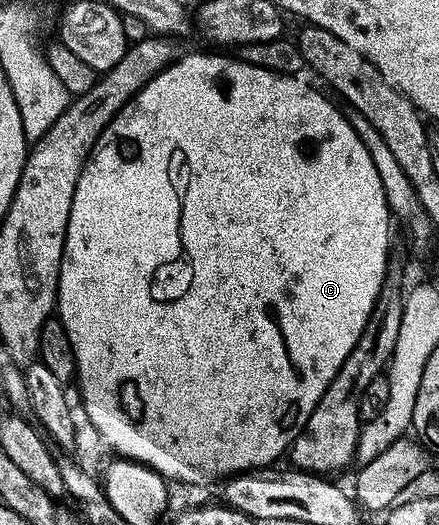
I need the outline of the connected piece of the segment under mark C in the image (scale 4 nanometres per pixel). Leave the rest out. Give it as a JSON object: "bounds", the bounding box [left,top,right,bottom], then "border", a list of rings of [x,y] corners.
{"bounds":[58,52,394,486],"border":[[[212,52],[212,53],[216,53],[216,54],[192,54],[192,55],[190,55],[190,56],[189,56],[189,58],[187,58],[187,56],[184,56],[184,57],[181,57],[181,58],[180,58],[180,59],[179,59],[179,60],[178,60],[178,61],[177,61],[177,62],[176,62],[176,63],[175,63],[175,64],[173,64],[173,66],[171,66],[171,67],[170,67],[170,68],[166,68],[166,69],[165,69],[165,70],[163,70],[163,71],[162,71],[162,72],[161,72],[161,73],[160,73],[160,74],[159,74],[159,75],[158,75],[158,77],[156,77],[156,78],[151,78],[151,79],[150,79],[150,80],[149,80],[149,81],[148,81],[148,85],[147,85],[147,86],[145,86],[145,87],[144,87],[144,90],[143,90],[143,91],[142,91],[142,93],[141,93],[141,94],[137,94],[137,95],[136,95],[136,97],[135,97],[135,98],[133,98],[133,99],[132,99],[132,101],[131,101],[131,102],[129,102],[129,103],[128,103],[128,105],[127,105],[127,106],[125,106],[125,107],[124,107],[124,110],[123,110],[123,112],[121,112],[121,114],[120,114],[120,115],[118,115],[118,117],[117,117],[117,118],[115,118],[115,120],[113,120],[113,122],[112,122],[112,123],[111,123],[111,124],[110,124],[110,125],[109,125],[109,126],[108,126],[108,127],[107,127],[107,128],[106,128],[106,132],[105,132],[105,133],[104,133],[104,134],[103,134],[103,136],[102,136],[102,137],[101,137],[101,138],[100,138],[100,145],[99,145],[99,146],[97,146],[97,147],[96,147],[96,149],[95,149],[95,150],[93,150],[93,152],[92,152],[92,156],[91,156],[91,158],[89,158],[89,160],[88,160],[88,163],[87,163],[87,164],[86,164],[86,168],[85,168],[85,169],[84,169],[84,171],[83,171],[83,172],[82,172],[82,180],[78,180],[78,192],[77,192],[77,193],[76,193],[76,195],[75,195],[75,196],[74,196],[74,208],[73,208],[73,209],[72,209],[72,211],[71,211],[71,212],[70,212],[70,228],[69,228],[69,229],[68,229],[68,235],[67,235],[67,236],[66,236],[66,248],[65,248],[65,249],[64,249],[64,259],[63,259],[63,260],[62,260],[62,272],[61,272],[61,273],[60,273],[60,301],[59,301],[59,303],[58,303],[58,319],[59,319],[59,321],[60,321],[60,323],[62,323],[62,324],[63,324],[63,325],[64,325],[64,328],[65,328],[65,330],[66,330],[66,332],[67,332],[67,333],[68,333],[68,334],[69,334],[69,336],[70,336],[70,338],[71,338],[71,339],[72,339],[72,344],[73,344],[73,352],[75,352],[75,354],[76,354],[76,372],[77,372],[77,375],[78,375],[78,387],[79,387],[79,390],[80,390],[80,392],[81,392],[81,396],[82,396],[82,397],[84,397],[84,402],[85,402],[85,406],[86,406],[86,410],[87,410],[87,412],[88,412],[88,413],[89,413],[89,420],[90,420],[90,423],[91,423],[91,424],[94,424],[94,428],[96,428],[96,429],[97,429],[97,430],[98,430],[98,432],[99,432],[99,433],[100,433],[100,440],[101,440],[101,443],[103,443],[103,445],[104,445],[104,446],[105,446],[105,447],[107,447],[107,449],[108,449],[108,446],[109,446],[109,448],[110,448],[110,449],[112,449],[112,450],[113,450],[113,452],[114,452],[114,453],[116,453],[116,454],[113,454],[113,455],[116,455],[116,456],[119,456],[119,457],[120,457],[120,458],[121,458],[121,459],[124,459],[124,460],[127,460],[127,461],[129,461],[129,462],[139,462],[139,463],[140,463],[140,465],[142,465],[142,466],[149,466],[149,468],[151,468],[151,469],[152,469],[152,470],[153,470],[153,471],[154,471],[154,472],[158,472],[158,473],[159,473],[159,474],[161,474],[161,475],[162,475],[162,477],[164,477],[164,478],[165,478],[165,479],[166,479],[166,480],[167,480],[167,481],[168,481],[168,482],[169,482],[169,483],[172,483],[172,484],[175,484],[175,482],[185,482],[185,484],[186,484],[186,485],[188,485],[188,486],[200,486],[200,485],[202,485],[202,484],[203,484],[203,482],[212,482],[212,481],[214,481],[214,480],[215,480],[215,478],[222,478],[222,479],[221,479],[221,480],[228,480],[228,479],[230,479],[230,478],[232,478],[232,477],[233,477],[233,476],[235,476],[235,475],[241,475],[241,474],[246,474],[246,473],[249,473],[249,472],[251,472],[251,471],[263,471],[263,470],[266,470],[266,469],[269,469],[269,468],[272,468],[272,467],[275,467],[275,466],[276,466],[276,465],[277,465],[277,463],[275,463],[275,462],[276,462],[276,461],[278,461],[278,460],[279,460],[279,458],[280,458],[280,457],[282,457],[282,456],[283,456],[283,454],[284,454],[284,457],[285,457],[285,455],[287,455],[287,454],[288,454],[288,453],[289,453],[289,451],[291,451],[291,448],[292,448],[292,446],[293,446],[293,444],[295,444],[295,442],[296,442],[296,441],[298,441],[298,439],[300,439],[300,434],[301,434],[301,433],[302,433],[302,431],[304,431],[304,429],[305,429],[305,428],[306,428],[306,424],[307,424],[307,423],[308,423],[308,421],[309,421],[309,420],[310,420],[310,416],[314,416],[314,412],[315,412],[315,411],[316,411],[316,409],[317,409],[317,408],[318,408],[318,404],[319,404],[319,403],[320,403],[320,401],[321,401],[321,400],[322,400],[322,396],[326,396],[326,392],[327,392],[327,391],[328,391],[328,389],[329,389],[329,388],[330,388],[330,384],[334,384],[334,380],[335,380],[335,379],[336,379],[336,377],[337,377],[337,376],[338,376],[338,372],[342,372],[342,364],[346,364],[346,360],[350,360],[350,352],[354,352],[354,348],[355,348],[355,347],[356,347],[356,345],[357,345],[357,344],[358,344],[358,340],[362,340],[362,332],[366,332],[366,324],[367,324],[367,323],[368,323],[368,321],[369,321],[369,320],[370,320],[370,316],[371,316],[371,315],[372,315],[372,313],[373,313],[373,312],[374,312],[374,308],[375,308],[375,307],[376,307],[376,302],[377,302],[377,300],[379,300],[379,299],[380,299],[380,296],[381,296],[381,294],[383,294],[383,293],[385,293],[385,290],[386,290],[386,286],[384,286],[384,281],[386,281],[386,283],[387,283],[387,282],[388,282],[388,281],[389,281],[389,278],[390,278],[390,277],[389,277],[389,274],[388,274],[388,268],[389,268],[389,265],[390,265],[390,257],[389,257],[389,258],[388,258],[388,253],[390,253],[390,252],[391,252],[391,250],[392,250],[392,225],[394,225],[394,219],[393,219],[393,217],[392,217],[392,210],[391,210],[391,208],[390,208],[390,207],[389,207],[389,206],[388,206],[388,201],[387,201],[387,200],[386,200],[386,188],[382,188],[382,176],[378,176],[378,168],[374,168],[374,160],[370,160],[370,152],[369,152],[369,151],[368,151],[368,149],[367,149],[367,148],[366,148],[366,144],[362,144],[362,140],[361,140],[361,139],[360,139],[360,137],[359,137],[359,136],[358,136],[358,132],[354,132],[354,128],[353,128],[353,127],[352,127],[352,124],[351,124],[351,121],[350,121],[350,118],[349,118],[349,115],[348,115],[348,114],[347,114],[347,113],[346,113],[346,114],[345,114],[345,115],[344,115],[344,114],[343,114],[343,112],[342,112],[342,111],[340,111],[340,110],[339,110],[339,108],[338,108],[338,107],[336,107],[336,106],[335,106],[335,104],[334,104],[334,103],[332,103],[332,102],[331,102],[331,100],[330,100],[330,99],[328,99],[328,98],[327,98],[327,96],[326,96],[326,94],[327,94],[327,93],[324,93],[324,92],[321,92],[321,91],[320,91],[320,90],[319,90],[319,89],[316,89],[316,88],[314,88],[314,87],[308,87],[308,86],[307,86],[307,84],[305,84],[305,83],[304,83],[304,80],[303,80],[303,79],[301,79],[301,78],[300,78],[300,77],[299,77],[299,76],[293,76],[293,75],[291,75],[291,74],[275,74],[275,73],[274,73],[274,72],[270,72],[270,71],[269,71],[269,70],[263,70],[263,69],[262,69],[262,68],[258,68],[258,67],[257,67],[257,66],[251,66],[251,64],[250,64],[250,63],[249,63],[249,62],[242,62],[242,61],[240,61],[240,59],[239,59],[239,57],[236,57],[236,56],[232,56],[232,58],[223,58],[223,56],[222,56],[222,55],[220,55],[220,54],[223,54],[223,53],[220,53],[220,52]]]}

